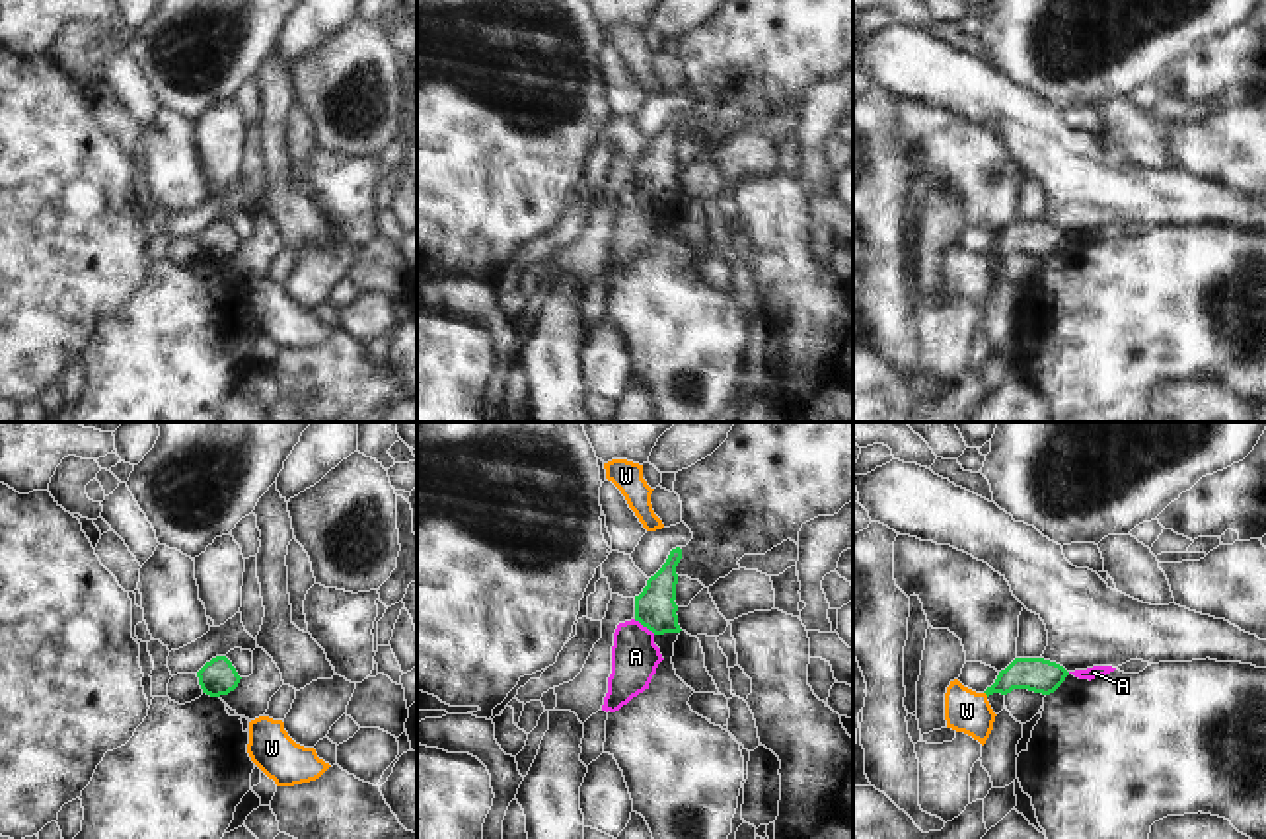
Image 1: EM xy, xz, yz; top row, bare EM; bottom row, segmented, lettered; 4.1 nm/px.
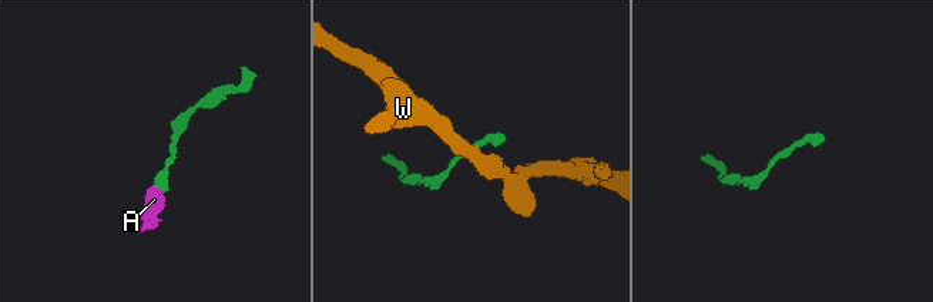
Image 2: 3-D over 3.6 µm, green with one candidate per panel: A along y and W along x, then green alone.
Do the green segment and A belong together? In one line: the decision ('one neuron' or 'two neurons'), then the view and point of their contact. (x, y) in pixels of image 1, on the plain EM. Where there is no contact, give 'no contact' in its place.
one neuron; contact xz (645, 189)

